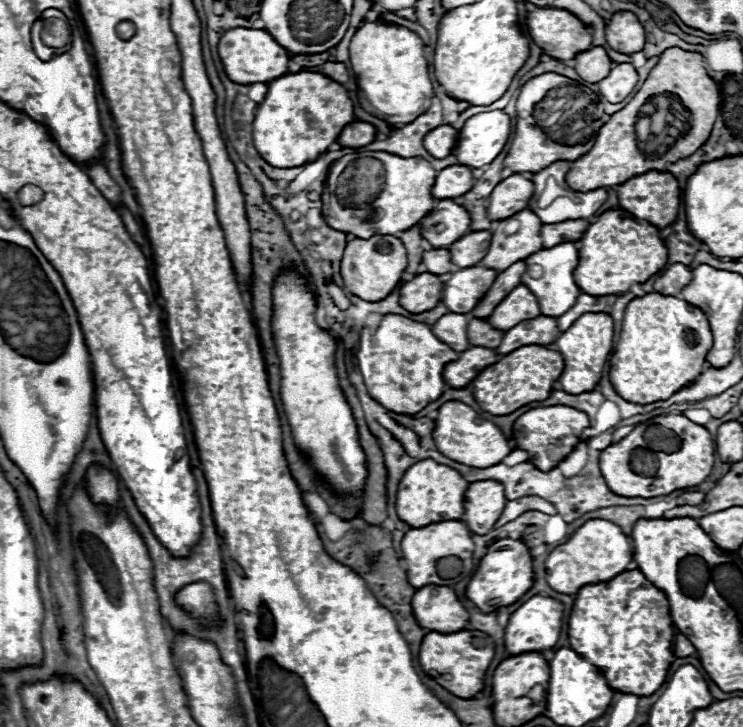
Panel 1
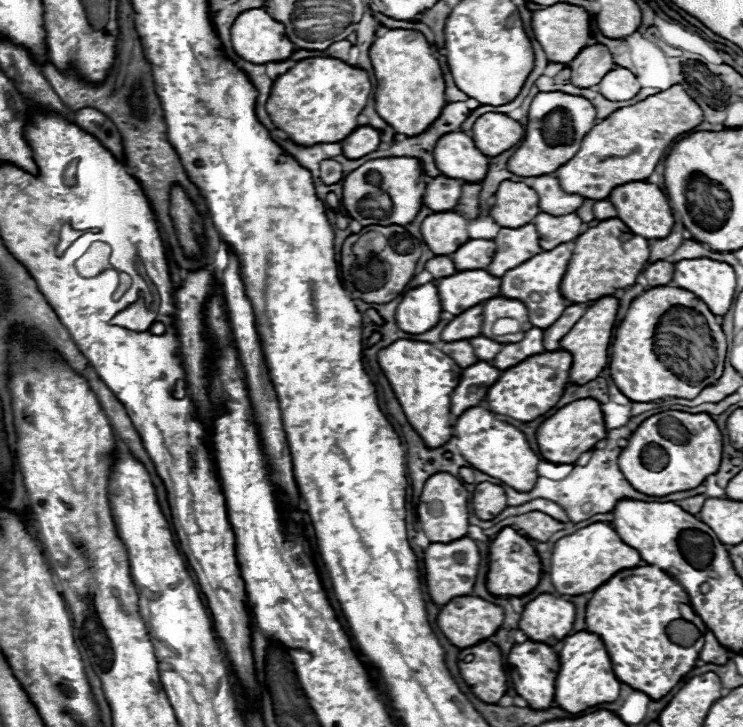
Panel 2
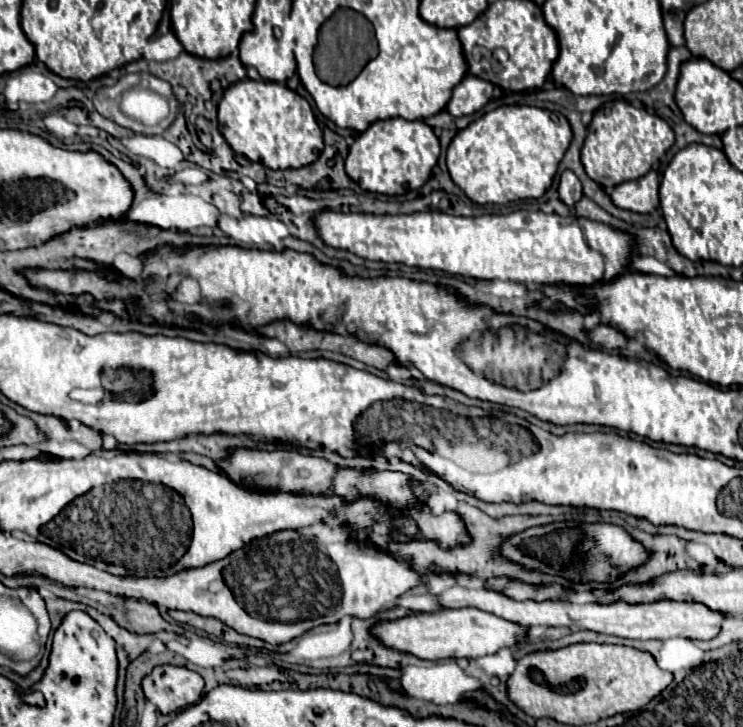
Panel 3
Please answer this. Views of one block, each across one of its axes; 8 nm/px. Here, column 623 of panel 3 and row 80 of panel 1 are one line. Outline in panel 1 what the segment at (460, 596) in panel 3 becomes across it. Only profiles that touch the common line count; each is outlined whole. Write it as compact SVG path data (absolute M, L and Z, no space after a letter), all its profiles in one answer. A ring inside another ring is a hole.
M616 64L610 74L598 82L600 88L600 96L612 104L622 102L636 86L638 82L638 74L636 68L632 64Z

